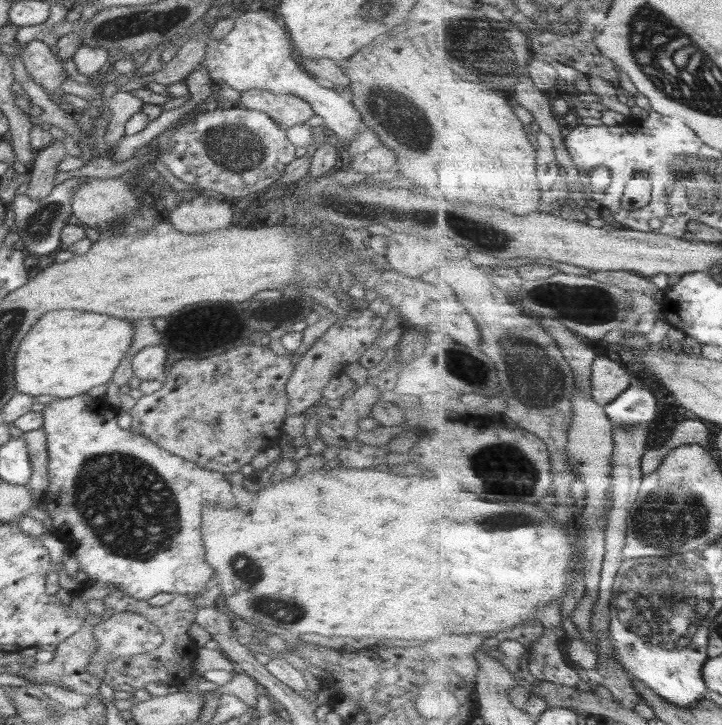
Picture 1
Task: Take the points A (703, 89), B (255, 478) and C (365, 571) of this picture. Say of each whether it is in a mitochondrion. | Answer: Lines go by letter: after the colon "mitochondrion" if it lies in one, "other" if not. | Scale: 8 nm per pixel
A: mitochondrion
B: other
C: other

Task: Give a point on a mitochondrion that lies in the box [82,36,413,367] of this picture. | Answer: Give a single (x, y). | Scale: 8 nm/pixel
(235, 148)

